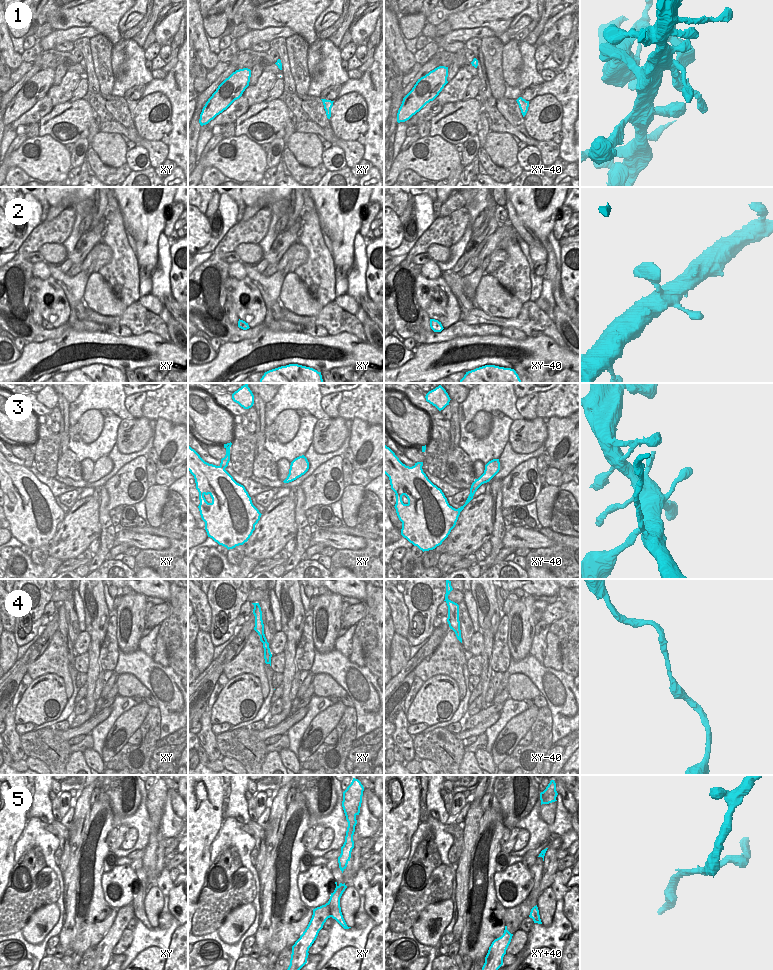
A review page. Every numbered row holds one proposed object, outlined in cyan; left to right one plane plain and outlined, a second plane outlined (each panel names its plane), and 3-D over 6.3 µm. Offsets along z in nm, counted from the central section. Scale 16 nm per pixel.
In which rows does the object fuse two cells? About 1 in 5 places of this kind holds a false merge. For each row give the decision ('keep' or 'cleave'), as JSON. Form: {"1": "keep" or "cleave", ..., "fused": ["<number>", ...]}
{"1": "keep", "2": "keep", "3": "keep", "4": "keep", "5": "cleave", "fused": ["5"]}

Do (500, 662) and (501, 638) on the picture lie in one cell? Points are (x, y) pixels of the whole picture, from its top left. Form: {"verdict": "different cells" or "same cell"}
{"verdict": "same cell"}

